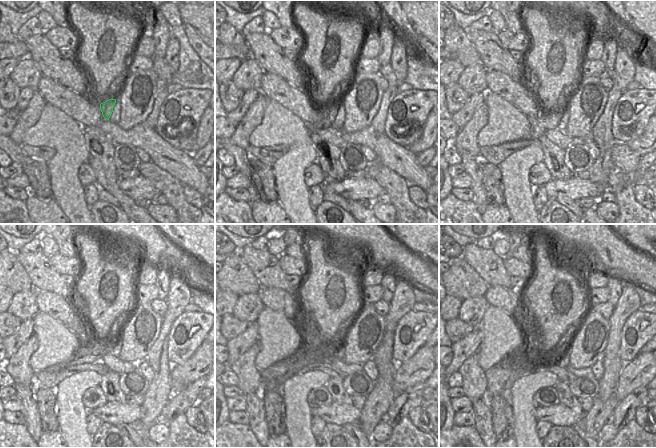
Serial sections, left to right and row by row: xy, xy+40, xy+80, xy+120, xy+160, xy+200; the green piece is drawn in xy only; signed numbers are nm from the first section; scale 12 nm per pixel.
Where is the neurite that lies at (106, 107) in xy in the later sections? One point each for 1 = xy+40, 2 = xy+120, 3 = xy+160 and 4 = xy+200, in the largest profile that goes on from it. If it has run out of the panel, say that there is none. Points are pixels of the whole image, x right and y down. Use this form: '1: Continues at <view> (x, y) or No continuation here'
1: Continues at xy+40 (327, 116)
2: Continues at xy+120 (93, 353)
3: Continues at xy+160 (278, 373)
4: Continues at xy+200 (499, 378).

